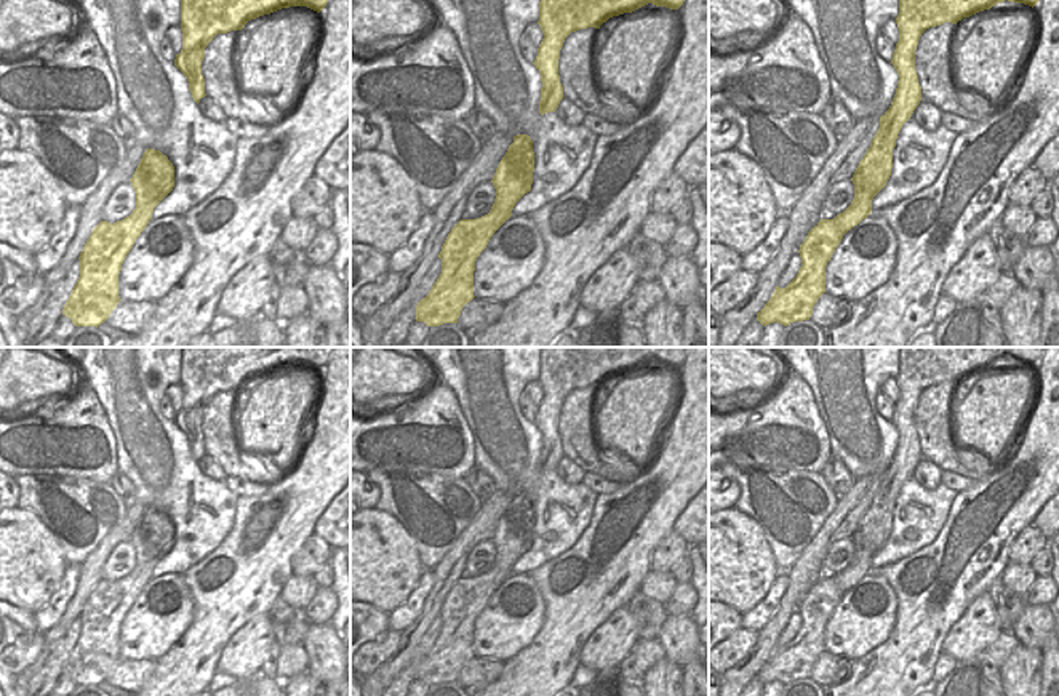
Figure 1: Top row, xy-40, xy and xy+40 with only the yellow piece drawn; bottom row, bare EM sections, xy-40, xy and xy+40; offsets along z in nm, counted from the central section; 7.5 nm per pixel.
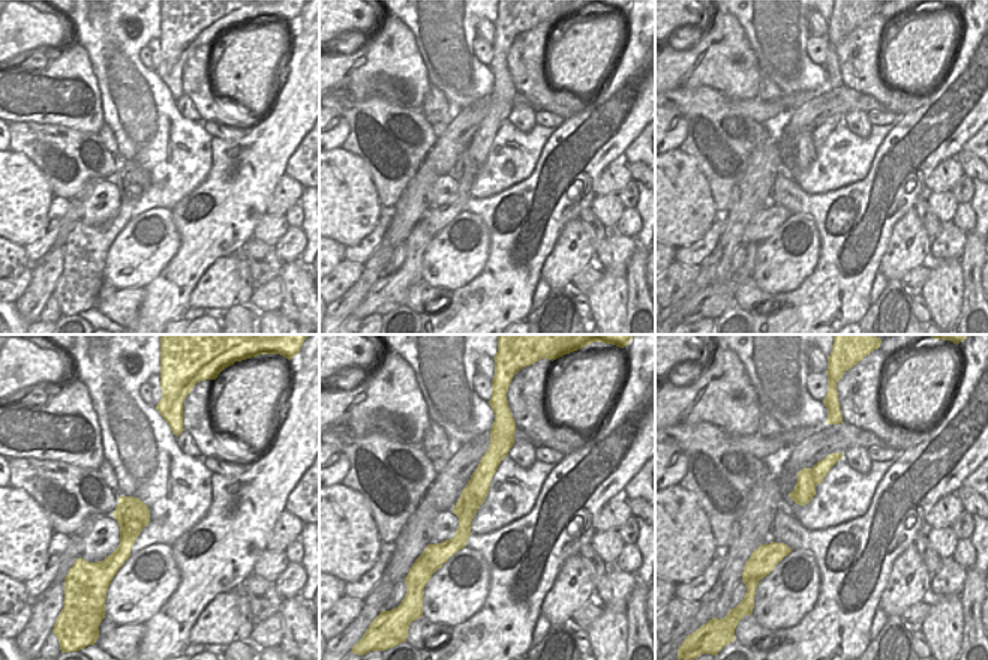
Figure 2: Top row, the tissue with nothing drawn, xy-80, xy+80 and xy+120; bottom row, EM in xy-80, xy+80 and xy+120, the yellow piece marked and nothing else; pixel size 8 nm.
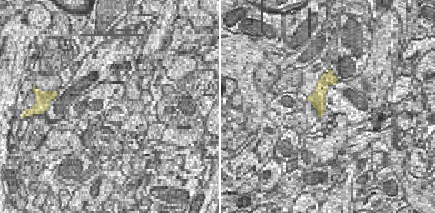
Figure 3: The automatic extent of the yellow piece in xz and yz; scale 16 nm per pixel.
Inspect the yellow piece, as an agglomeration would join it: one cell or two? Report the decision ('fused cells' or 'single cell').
fused cells

